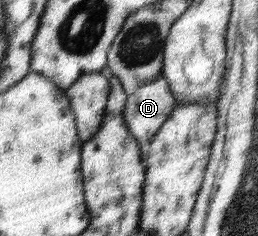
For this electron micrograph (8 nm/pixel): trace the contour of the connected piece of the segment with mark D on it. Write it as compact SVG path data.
M162 76L137 88L128 97L122 116L130 133L148 145L171 117L175 97Z

